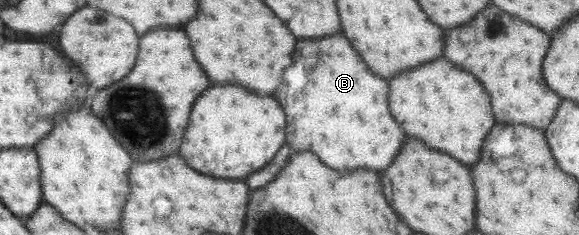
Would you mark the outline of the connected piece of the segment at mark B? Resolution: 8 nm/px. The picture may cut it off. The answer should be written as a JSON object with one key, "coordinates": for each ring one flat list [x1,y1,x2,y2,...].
{"coordinates":[[341,33,321,39,303,39,299,55,303,55,303,61,293,61,293,67,285,71,283,85,275,91,275,99,281,99,281,107,289,111,287,144,290,149,295,152,312,151,323,163,339,171,357,168,383,171,407,141,407,133,387,105,388,81,369,71,371,68]]}

